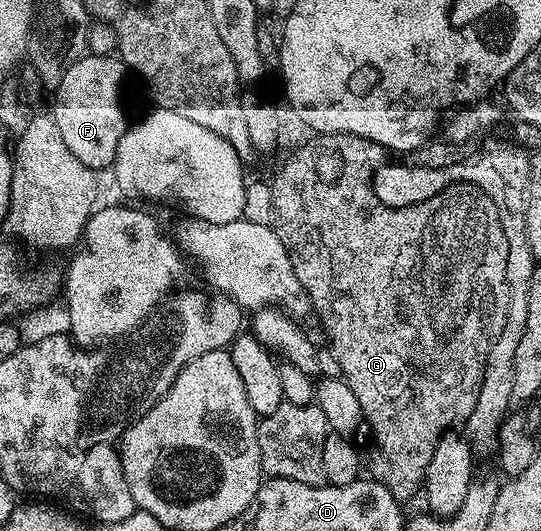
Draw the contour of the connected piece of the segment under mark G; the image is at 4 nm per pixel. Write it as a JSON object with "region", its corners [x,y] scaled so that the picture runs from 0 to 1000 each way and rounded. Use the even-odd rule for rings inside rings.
{"region":[[[591,250],[573,260],[577,266],[567,266],[530,305],[523,311],[523,320],[510,330],[508,341],[499,343],[501,358],[505,360],[505,397],[508,399],[508,414],[505,429],[521,450],[527,465],[532,469],[532,478],[540,488],[542,510],[555,527],[556,540],[566,548],[571,565],[575,567],[575,580],[597,603],[597,612],[604,618],[604,627],[612,633],[610,655],[616,659],[621,676],[627,678],[627,701],[638,712],[640,721],[651,731],[651,736],[660,744],[660,753],[667,763],[671,787],[677,798],[686,800],[686,808],[693,814],[693,831],[701,836],[701,855],[686,868],[686,883],[691,904],[706,906],[708,915],[732,936],[741,947],[752,947],[765,928],[776,927],[782,896],[793,879],[793,864],[800,864],[800,849],[808,849],[808,834],[819,825],[821,815],[839,810],[841,798],[861,795],[863,785],[874,774],[874,765],[882,761],[882,736],[889,736],[889,714],[896,706],[896,676],[904,676],[904,653],[911,653],[911,646],[919,646],[919,631],[926,631],[926,616],[933,616],[933,601],[941,586],[941,533],[937,531],[937,490],[941,488],[941,458],[933,450],[933,435],[930,433],[930,414],[922,411],[922,388],[917,386],[906,362],[898,354],[884,356],[884,347],[878,345],[834,345],[824,356],[813,356],[810,363],[802,363],[791,379],[782,379],[774,386],[749,386],[743,390],[725,390],[704,382],[693,365],[693,345],[689,328],[701,316],[704,305],[710,301],[710,282],[697,269],[689,269],[673,258],[662,258],[651,250]]]}

